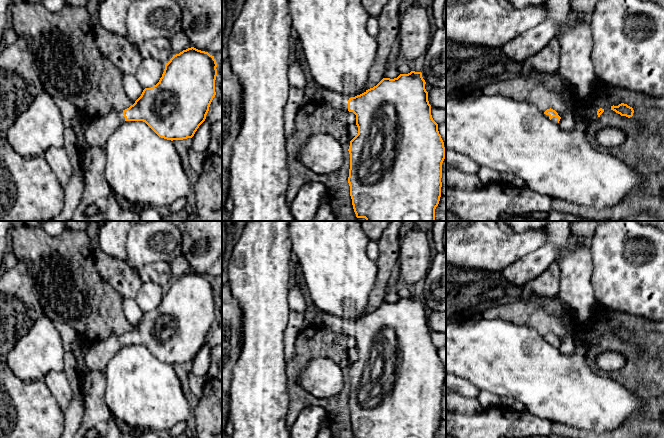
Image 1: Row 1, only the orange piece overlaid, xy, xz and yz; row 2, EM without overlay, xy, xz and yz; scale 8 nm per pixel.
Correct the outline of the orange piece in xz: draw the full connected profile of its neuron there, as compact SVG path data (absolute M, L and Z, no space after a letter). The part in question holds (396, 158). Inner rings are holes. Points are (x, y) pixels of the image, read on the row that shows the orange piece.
M411 71L397 78L383 78L376 86L355 97L339 95L321 89L320 102L356 115L358 134L350 141L350 169L348 183L357 218L366 221L435 221L442 187L442 163L445 147L438 124L431 115L431 105L421 72Z

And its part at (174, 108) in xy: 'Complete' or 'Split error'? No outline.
Split error

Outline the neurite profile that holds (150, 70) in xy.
M143 57L135 76L144 89L151 88L159 82L164 69L165 65L161 61L153 57Z

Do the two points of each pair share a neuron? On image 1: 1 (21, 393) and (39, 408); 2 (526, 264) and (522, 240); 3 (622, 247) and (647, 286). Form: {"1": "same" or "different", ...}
{"1": "same", "2": "different", "3": "same"}

